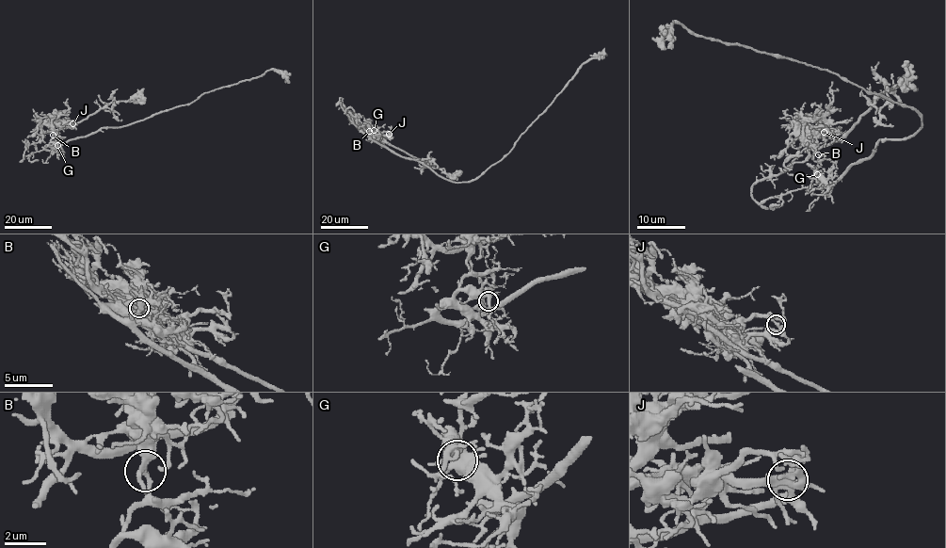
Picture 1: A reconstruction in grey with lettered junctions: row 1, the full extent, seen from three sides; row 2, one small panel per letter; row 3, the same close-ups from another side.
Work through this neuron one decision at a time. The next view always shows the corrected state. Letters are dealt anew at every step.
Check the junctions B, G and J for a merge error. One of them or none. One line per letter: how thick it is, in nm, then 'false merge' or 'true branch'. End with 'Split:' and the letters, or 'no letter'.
B: calibre 120 nm; false merge
G: calibre 240 nm; true branch
J: calibre 160 nm; true branch
Split: B

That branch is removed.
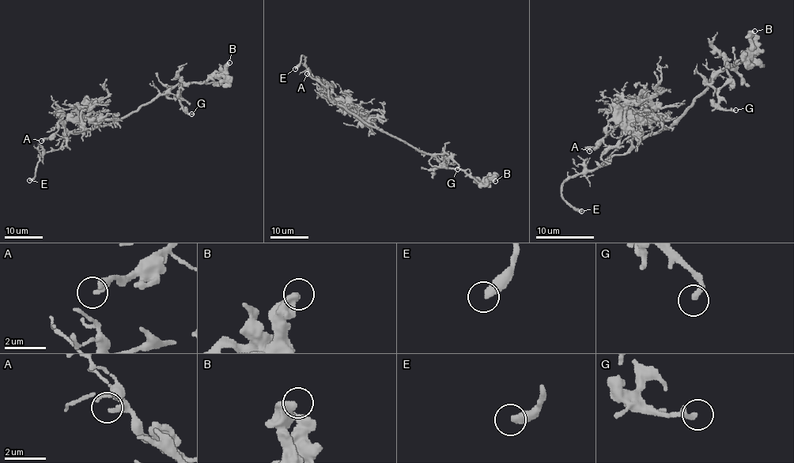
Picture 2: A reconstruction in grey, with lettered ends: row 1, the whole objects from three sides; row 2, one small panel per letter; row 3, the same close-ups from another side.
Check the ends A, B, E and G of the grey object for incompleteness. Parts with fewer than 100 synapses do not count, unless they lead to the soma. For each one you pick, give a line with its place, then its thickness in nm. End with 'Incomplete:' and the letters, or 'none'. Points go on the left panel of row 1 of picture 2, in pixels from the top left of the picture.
E: Place: (29, 180). Thickness 380 nm
Incomplete: E

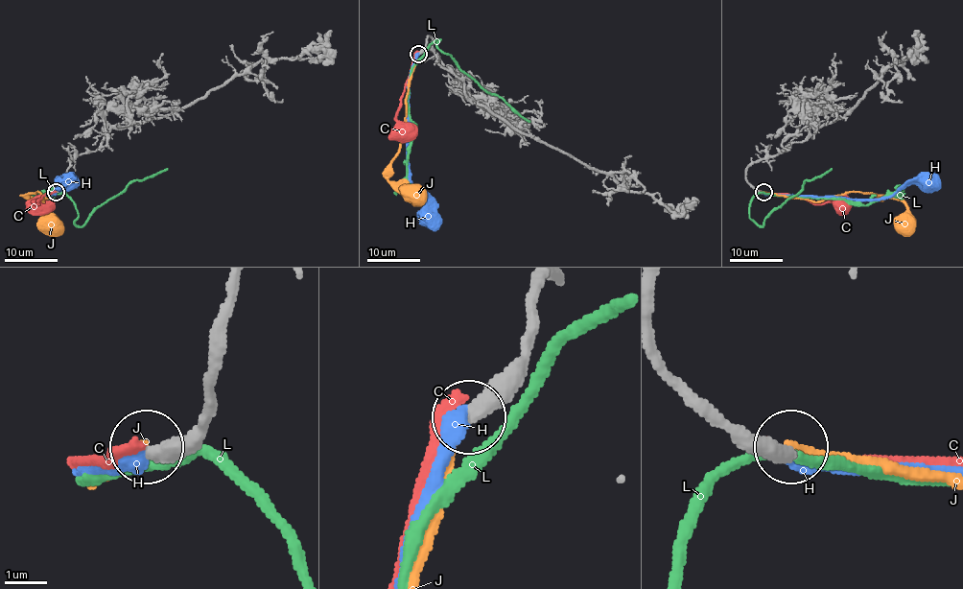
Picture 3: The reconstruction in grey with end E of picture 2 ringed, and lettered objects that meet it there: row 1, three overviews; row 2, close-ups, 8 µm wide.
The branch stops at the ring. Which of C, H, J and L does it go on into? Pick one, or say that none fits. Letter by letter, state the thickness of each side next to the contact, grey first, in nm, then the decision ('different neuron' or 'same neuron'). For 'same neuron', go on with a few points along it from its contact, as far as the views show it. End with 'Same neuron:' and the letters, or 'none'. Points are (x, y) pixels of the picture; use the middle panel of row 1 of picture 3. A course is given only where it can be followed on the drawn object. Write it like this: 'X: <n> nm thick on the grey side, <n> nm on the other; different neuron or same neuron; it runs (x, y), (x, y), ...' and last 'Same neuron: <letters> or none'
C: 500 nm thick on the grey side, 240 nm on the other; different neuron
H: 480 nm thick on the grey side, 400 nm on the other; different neuron
J: 420 nm thick on the grey side, 300 nm on the other; same neuron; it runs (418, 54), (407, 98), (408, 129), (400, 152), (387, 170), (387, 179), (405, 197), (409, 193)
L: 600 nm thick on the grey side, 240 nm on the other; different neuron
Same neuron: J

